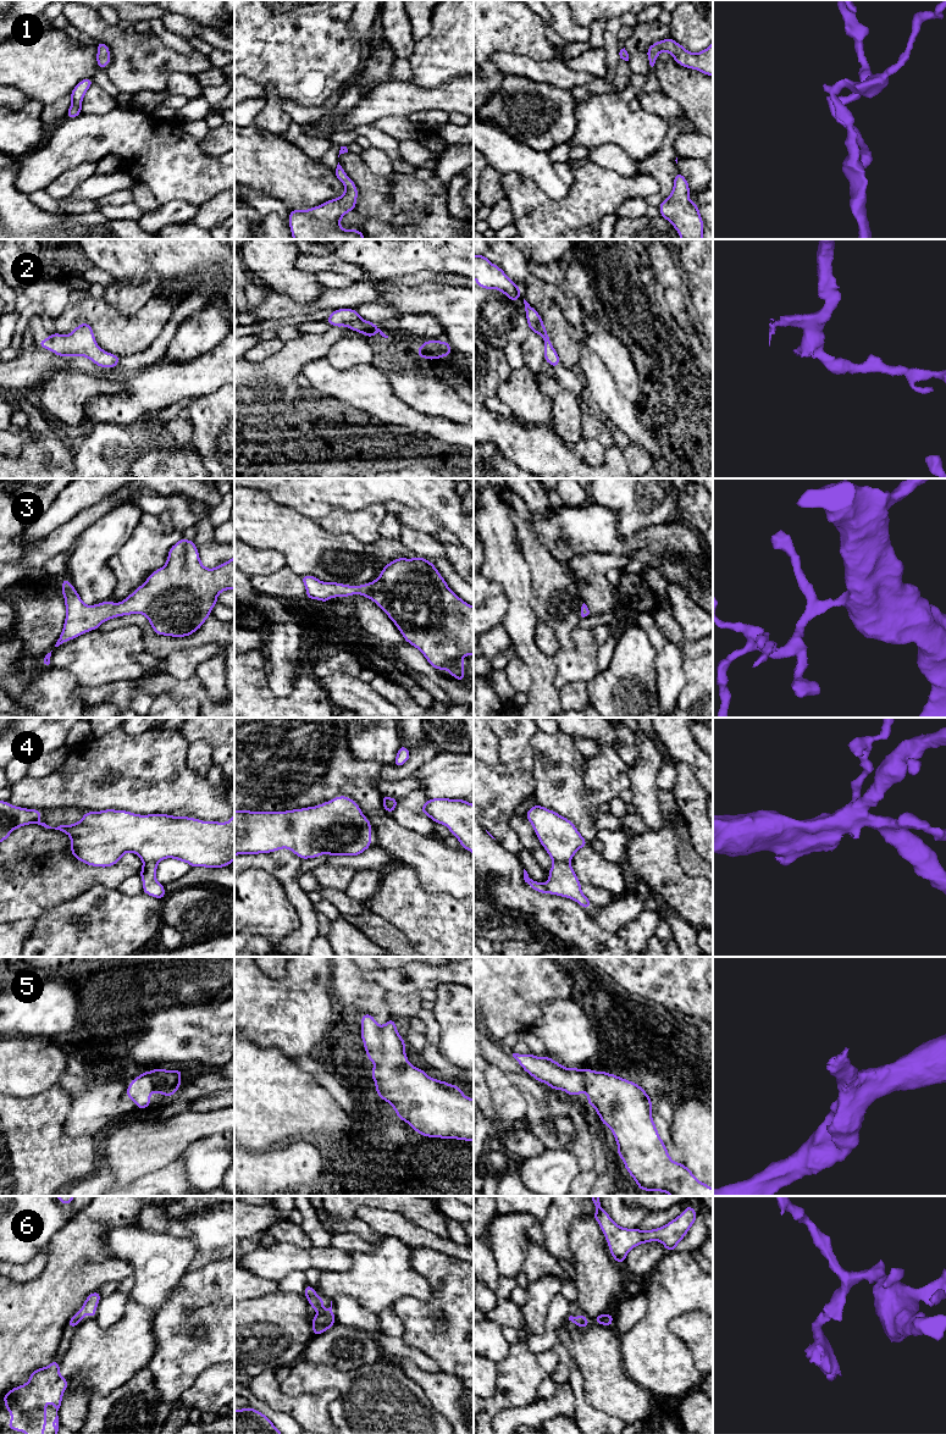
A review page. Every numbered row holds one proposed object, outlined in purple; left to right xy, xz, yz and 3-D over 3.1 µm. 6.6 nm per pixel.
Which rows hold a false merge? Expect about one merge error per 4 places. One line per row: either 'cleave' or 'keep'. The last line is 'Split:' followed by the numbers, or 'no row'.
1: keep
2: keep
3: keep
4: cleave
5: keep
6: keep
Split: 4

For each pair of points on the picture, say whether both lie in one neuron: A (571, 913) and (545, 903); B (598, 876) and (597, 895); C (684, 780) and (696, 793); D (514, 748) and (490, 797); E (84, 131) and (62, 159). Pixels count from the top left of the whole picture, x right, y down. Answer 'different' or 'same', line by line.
A: same
B: different
C: same
D: same
E: same

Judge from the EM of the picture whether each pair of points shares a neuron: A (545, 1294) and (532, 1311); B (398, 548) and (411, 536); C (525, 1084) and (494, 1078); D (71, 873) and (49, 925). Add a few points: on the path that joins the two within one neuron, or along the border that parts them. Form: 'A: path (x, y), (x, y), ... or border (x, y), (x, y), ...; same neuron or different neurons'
A: path (541, 1297), (536, 1307); same neuron
B: border (398, 541), (418, 555); different neurons
C: border (505, 1073), (508, 1079), (519, 1090), (526, 1106); different neurons
D: border (83, 892), (46, 909), (34, 919); different neurons

